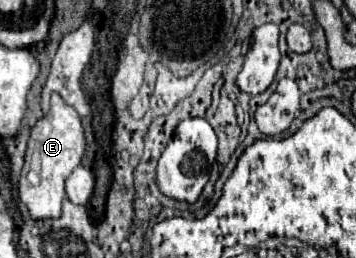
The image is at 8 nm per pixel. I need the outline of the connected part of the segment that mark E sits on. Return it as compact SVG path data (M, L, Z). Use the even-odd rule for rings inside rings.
M51 94L51 110L31 128L25 164L19 176L19 200L27 206L35 220L61 216L61 202L65 198L63 184L73 168L81 164L83 154L85 136L79 114L69 104L65 104L59 94Z

